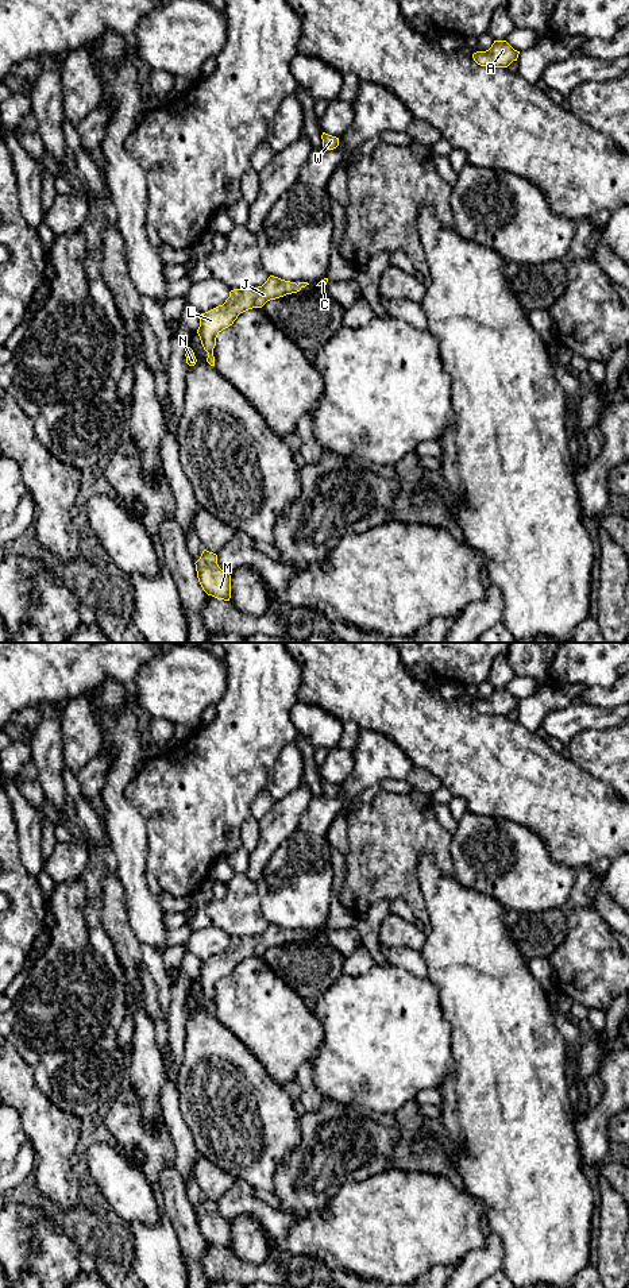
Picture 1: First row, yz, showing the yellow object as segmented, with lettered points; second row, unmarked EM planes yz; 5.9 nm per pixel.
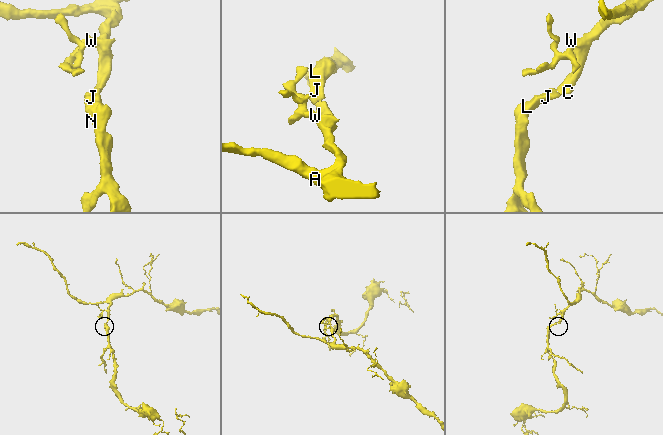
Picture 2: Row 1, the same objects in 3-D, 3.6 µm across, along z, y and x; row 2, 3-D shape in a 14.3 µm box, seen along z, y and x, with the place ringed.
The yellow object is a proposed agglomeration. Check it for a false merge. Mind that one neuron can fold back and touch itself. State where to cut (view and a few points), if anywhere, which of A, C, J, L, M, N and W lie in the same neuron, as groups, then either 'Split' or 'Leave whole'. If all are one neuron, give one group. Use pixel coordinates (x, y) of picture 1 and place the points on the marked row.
No split. Groups: A C J L M N W. Leave whole

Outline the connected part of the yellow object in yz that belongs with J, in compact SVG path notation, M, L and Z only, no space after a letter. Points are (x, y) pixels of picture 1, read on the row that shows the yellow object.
M270 275L262 286L231 290L223 305L201 313L197 333L204 350L208 352L207 362L215 366L213 348L216 338L223 329L232 325L240 313L252 308L262 308L270 300L297 293L306 285L309 284L296 284Z

